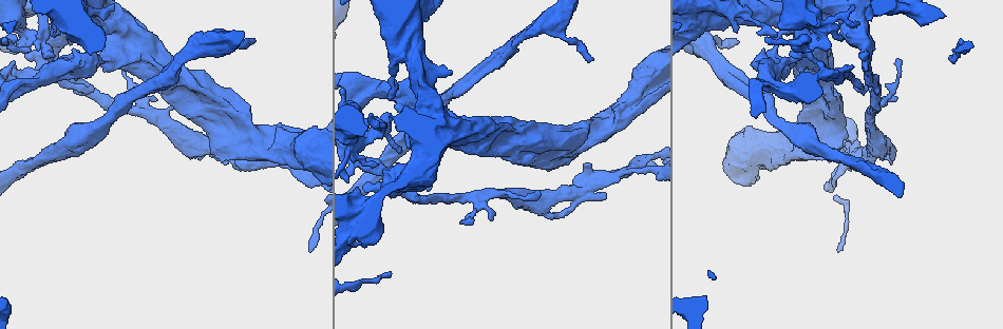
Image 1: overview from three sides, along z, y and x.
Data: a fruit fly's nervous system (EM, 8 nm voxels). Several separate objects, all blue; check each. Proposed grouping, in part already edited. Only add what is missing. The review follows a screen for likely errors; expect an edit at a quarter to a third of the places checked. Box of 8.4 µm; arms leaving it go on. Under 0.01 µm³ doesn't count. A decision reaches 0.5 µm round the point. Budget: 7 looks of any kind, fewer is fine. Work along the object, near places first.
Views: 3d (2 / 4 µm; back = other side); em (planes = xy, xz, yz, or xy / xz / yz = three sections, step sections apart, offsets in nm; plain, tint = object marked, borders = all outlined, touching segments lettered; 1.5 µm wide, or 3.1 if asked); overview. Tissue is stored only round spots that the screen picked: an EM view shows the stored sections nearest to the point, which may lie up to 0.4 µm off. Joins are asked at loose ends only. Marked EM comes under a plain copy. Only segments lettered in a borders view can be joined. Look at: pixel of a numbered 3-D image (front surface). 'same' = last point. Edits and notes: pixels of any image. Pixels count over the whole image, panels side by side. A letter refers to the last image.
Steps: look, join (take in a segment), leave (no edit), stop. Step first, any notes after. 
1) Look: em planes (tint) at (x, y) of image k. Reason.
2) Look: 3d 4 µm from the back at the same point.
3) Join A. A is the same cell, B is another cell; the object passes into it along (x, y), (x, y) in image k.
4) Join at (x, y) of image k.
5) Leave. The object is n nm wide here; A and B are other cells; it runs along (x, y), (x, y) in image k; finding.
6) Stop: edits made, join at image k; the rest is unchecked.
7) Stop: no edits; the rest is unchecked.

Look: em planes (borders) at (255, 41) of image 1. Thin end.

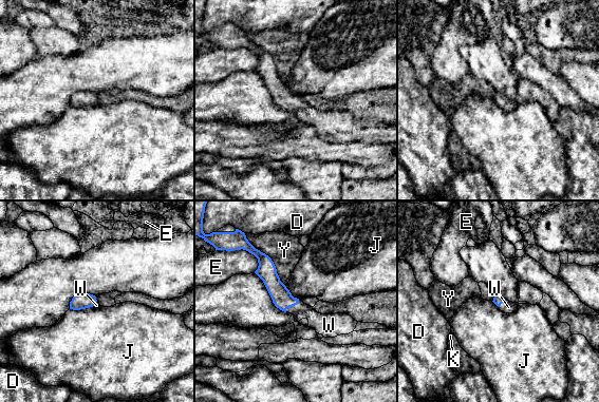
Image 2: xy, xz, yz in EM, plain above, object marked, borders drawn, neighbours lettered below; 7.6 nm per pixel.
Join W. W is the same cell, D, E, J, K and Y are other cells; the object passes into it along (281, 297), (292, 306), (319, 322) in image 2; the neuron continues.

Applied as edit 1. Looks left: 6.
Look: em xz step 4 (borders) at (560, 217) of image 1. An open end.

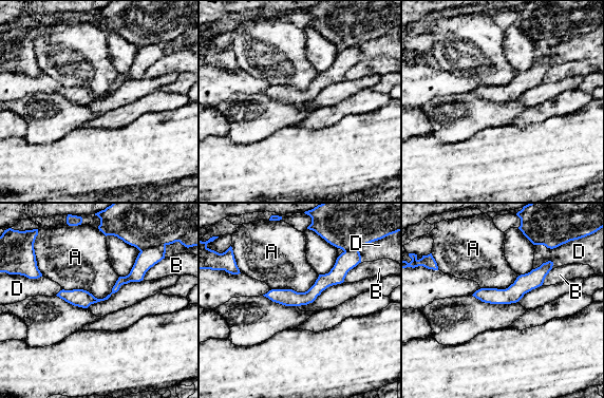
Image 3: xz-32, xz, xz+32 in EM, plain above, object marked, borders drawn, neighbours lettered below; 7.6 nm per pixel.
Look: em planes (borders) at the same point.

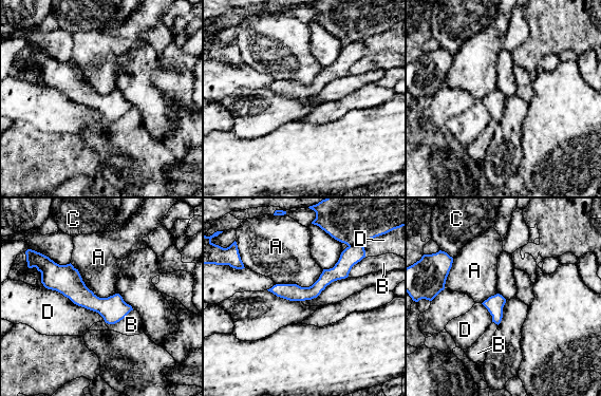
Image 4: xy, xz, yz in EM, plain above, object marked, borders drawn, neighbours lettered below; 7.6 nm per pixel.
Leave. A, B, C and D are other cells; it runs along (44, 275), (96, 304), (128, 308) in image 4; none of them fits.

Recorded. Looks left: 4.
Look: 3d 4 µm at (55, 30) of image 1. An open end.

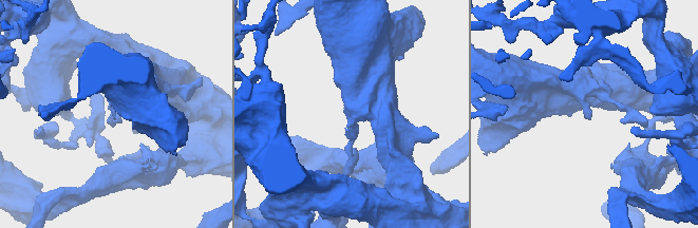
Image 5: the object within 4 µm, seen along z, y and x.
Look: em planes (borders) at (588, 117) of image 5.

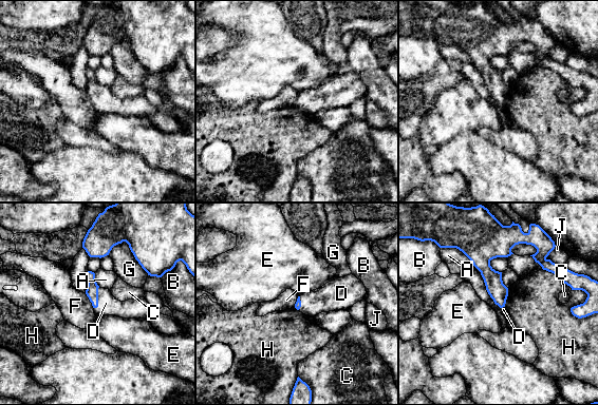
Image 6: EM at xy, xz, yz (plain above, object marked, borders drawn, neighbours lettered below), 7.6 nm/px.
Join D. D is the same cell, A, B, C, E, F, G, H and J are other cells; the object passes into it along (92, 289), (97, 299), (108, 305) in image 6; it goes on there.

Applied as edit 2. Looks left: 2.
Stop: edits made, join at image 2, join at image 6; the rest is unchecked.

